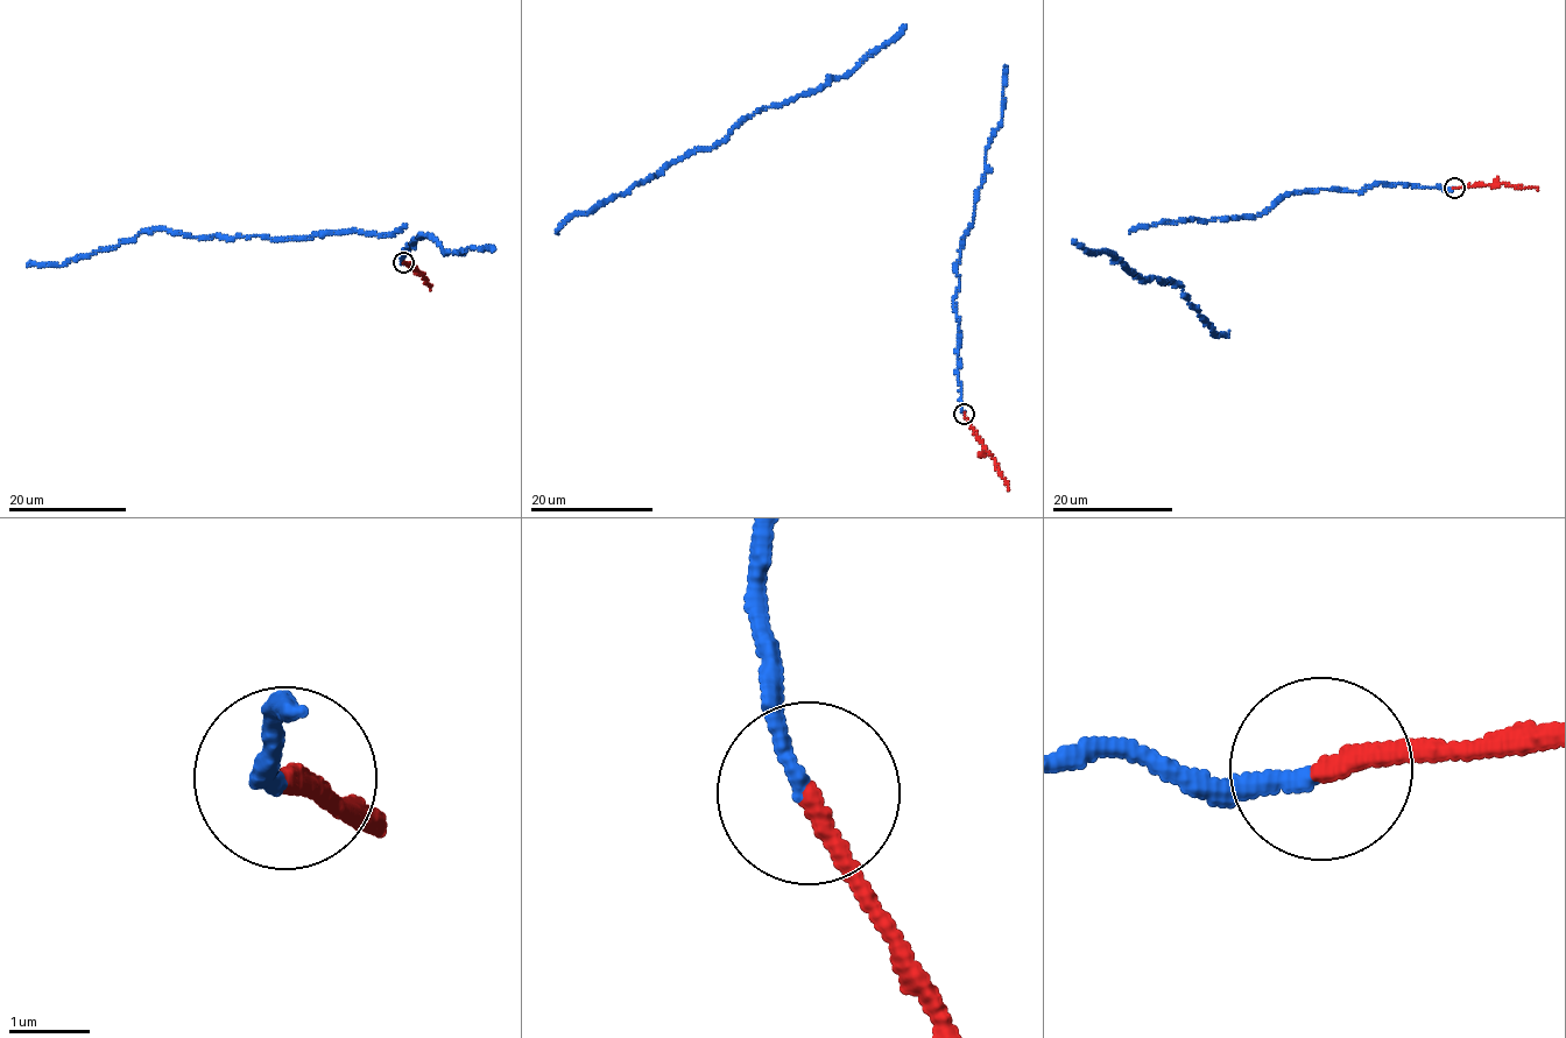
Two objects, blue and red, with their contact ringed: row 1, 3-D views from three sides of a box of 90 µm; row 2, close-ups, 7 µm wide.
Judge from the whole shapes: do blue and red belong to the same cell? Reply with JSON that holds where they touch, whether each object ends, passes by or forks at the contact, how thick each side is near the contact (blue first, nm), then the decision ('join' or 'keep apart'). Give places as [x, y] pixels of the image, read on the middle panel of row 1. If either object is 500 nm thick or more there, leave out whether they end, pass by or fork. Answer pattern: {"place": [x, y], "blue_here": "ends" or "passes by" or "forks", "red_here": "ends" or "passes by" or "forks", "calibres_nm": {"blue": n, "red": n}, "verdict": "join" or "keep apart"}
{"place": [964, 414], "blue_here": "ends", "red_here": "ends", "calibres_nm": {"blue": 200, "red": 240}, "verdict": "keep apart"}

